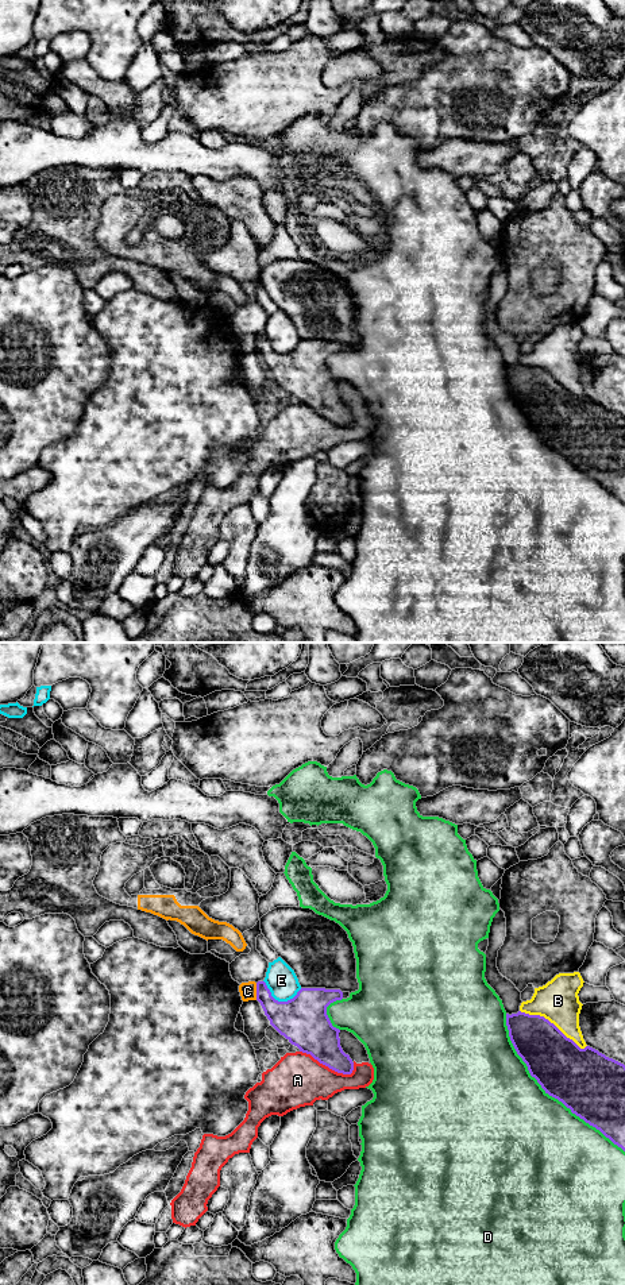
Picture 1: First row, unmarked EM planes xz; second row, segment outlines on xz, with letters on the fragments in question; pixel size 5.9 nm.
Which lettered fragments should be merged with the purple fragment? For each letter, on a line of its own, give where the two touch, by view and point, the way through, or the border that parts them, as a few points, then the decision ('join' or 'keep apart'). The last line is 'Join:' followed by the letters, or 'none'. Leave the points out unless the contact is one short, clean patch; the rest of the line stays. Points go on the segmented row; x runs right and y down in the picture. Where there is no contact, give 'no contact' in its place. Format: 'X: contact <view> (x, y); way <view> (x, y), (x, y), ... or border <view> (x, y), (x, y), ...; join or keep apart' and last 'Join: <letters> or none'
A: contact xz (327, 1065); keep apart
B: contact xz (552, 1023); keep apart
C: contact xz (257, 991); border xz (255, 983), (257, 999); keep apart
D: contact xz (547, 1092); keep apart
E: contact xz (280, 1002); keep apart
Join: none

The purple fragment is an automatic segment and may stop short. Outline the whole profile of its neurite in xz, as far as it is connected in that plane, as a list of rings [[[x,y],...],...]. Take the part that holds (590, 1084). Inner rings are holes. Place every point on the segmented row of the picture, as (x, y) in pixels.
[[[521,1011],[506,1014],[506,1026],[517,1054],[545,1093],[562,1101],[625,1151],[625,1065],[590,1046],[580,1049],[540,1015]]]

